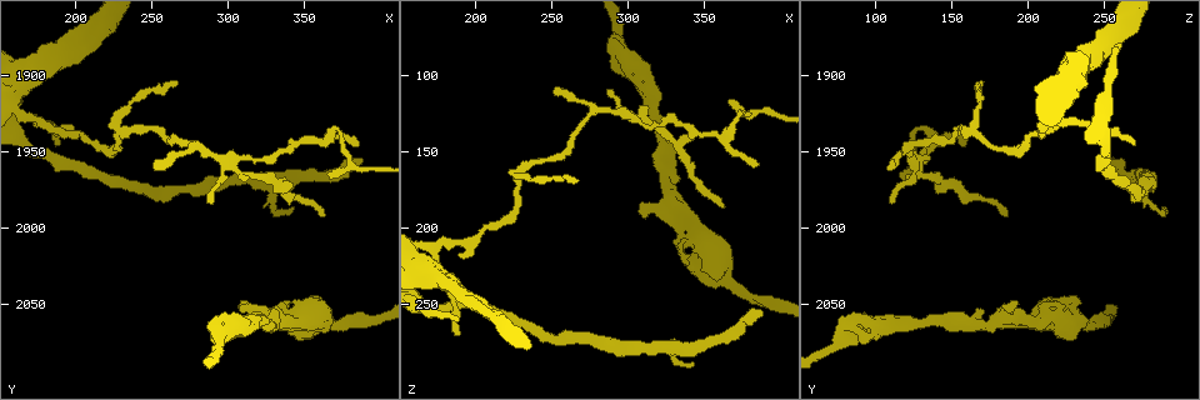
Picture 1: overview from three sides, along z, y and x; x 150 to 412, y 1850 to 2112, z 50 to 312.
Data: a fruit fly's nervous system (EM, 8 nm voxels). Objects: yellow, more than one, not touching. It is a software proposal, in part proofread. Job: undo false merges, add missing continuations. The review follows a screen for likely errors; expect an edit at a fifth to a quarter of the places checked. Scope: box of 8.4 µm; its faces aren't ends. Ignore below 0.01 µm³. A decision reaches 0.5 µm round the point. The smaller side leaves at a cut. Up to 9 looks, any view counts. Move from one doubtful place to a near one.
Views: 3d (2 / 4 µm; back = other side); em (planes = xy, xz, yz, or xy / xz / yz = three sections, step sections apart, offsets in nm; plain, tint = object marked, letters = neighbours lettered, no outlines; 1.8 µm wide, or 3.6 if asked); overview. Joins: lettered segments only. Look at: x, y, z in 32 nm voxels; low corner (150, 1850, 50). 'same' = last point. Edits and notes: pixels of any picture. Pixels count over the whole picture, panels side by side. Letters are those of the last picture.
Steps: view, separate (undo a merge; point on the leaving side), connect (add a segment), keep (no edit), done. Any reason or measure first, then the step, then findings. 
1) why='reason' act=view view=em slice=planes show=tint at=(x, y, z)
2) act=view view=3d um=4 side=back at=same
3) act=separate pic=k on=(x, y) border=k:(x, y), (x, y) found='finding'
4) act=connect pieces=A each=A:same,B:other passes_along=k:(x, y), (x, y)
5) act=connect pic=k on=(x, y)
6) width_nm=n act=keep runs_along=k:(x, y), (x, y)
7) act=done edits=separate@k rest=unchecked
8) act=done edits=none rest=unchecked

why='three-way junction' act=view view=em um=3.6 slice=planes show=letters at=(300, 1958, 124)

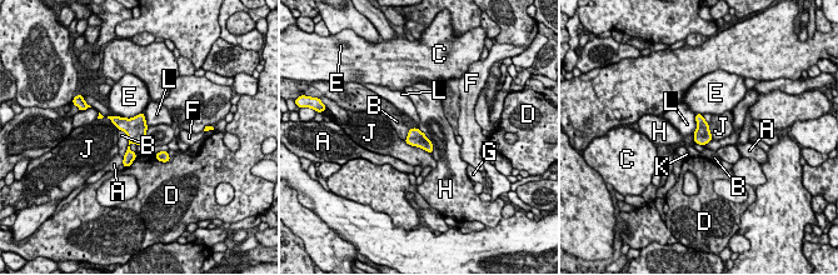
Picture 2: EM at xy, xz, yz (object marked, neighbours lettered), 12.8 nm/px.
act=keep each=A:other,B:other,C:other,D:other,E:other,F:other,G:other,H:other,J:other,K:other,L:other border=2:(417, 128), (430, 141), (432, 153) found='all the same neuron'

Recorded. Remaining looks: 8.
why='free end' act=view view=em slice=planes show=letters at=(264, 1904, 168)

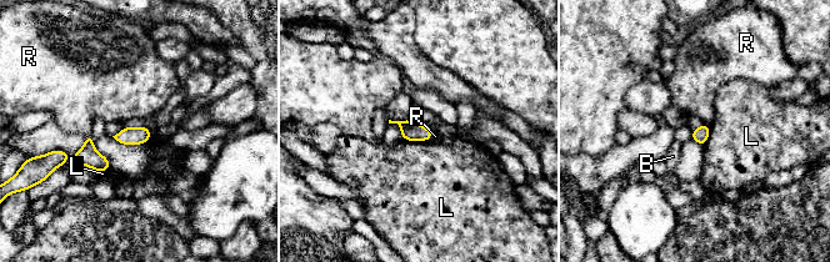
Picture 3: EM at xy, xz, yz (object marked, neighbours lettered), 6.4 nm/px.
act=keep each=B:other,L:other,R:other border=3:(90, 134), (85, 136) found='none of them fits'

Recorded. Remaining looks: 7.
why='free end' act=view view=3d um=2 at=(308, 2048, 192)

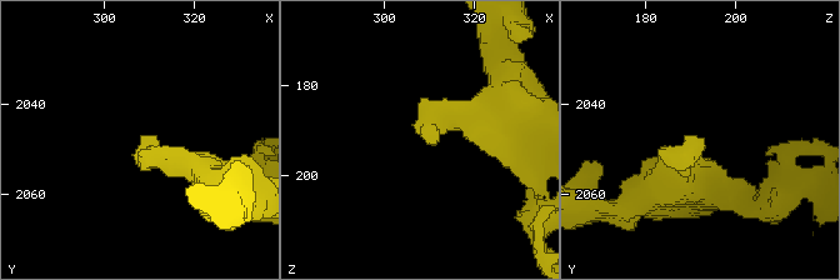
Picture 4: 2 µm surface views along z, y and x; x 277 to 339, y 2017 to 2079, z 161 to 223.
act=view view=em slice=planes show=letters at=(308, 2049, 191)

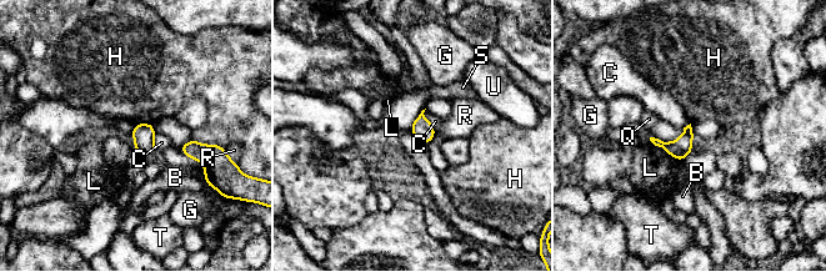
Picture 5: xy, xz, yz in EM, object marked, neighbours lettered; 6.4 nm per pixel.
act=keep each=B:other,C:other,G:other,H:other,L:other,Q:other,R:other,S:other,T:other,U:other border=5:(425, 109), (424, 116), (436, 131) found='no lettered segment goes on from it'

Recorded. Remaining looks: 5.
why='two arms in line, one across' act=view view=3d um=2 at=(312, 2064, 108)

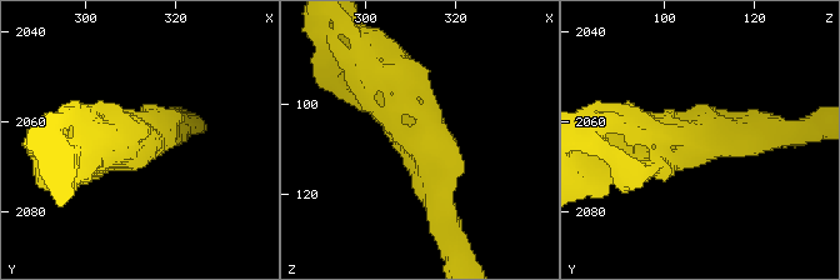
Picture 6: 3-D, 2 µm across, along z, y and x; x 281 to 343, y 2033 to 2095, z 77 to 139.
act=view view=em slice=planes show=letters at=(313, 2064, 109)

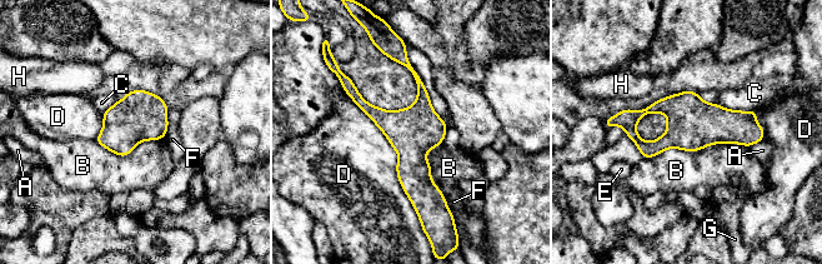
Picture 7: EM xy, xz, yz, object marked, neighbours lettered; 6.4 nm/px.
arms=3 act=keep each=A:other,B:other,C:other,D:other,E:other,F:other,G:other,H:other border=7:(747, 147), (667, 148), (645, 159) found='one neuron here'

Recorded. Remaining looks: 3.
act=done edits=none rest=unchecked

